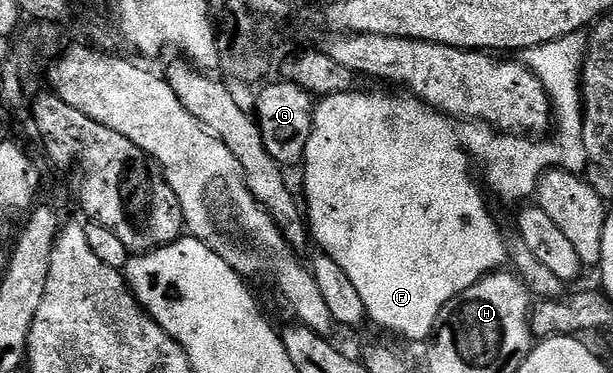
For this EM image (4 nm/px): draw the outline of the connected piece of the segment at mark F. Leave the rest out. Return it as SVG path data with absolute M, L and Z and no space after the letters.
M579 32L569 34L563 38L552 40L543 46L528 48L521 51L521 61L530 69L534 75L542 81L542 84L548 96L552 107L553 117L556 119L556 130L558 126L558 135L555 136L554 142L542 142L546 140L535 140L530 136L521 134L503 134L486 125L485 122L467 122L465 120L455 120L447 118L445 114L438 113L431 106L413 96L402 96L406 98L393 98L390 94L361 94L358 88L344 92L343 94L325 95L315 105L314 108L314 131L308 140L306 157L304 159L304 171L306 170L306 202L304 198L304 213L308 219L308 229L312 235L313 241L318 241L317 249L323 254L327 254L340 268L344 268L344 276L356 288L356 296L360 296L362 309L365 317L370 318L378 326L383 326L386 330L391 330L394 334L399 334L402 338L407 338L410 342L425 343L430 334L434 331L436 316L460 292L472 288L487 274L493 274L501 271L507 265L506 257L506 240L503 231L498 231L498 226L494 223L494 218L490 215L490 210L486 207L486 202L482 199L482 194L478 191L478 186L474 183L474 178L470 175L470 158L475 158L482 165L482 170L486 173L486 182L503 198L506 202L518 202L522 204L527 201L526 198L535 193L538 189L538 181L548 170L557 170L559 168L567 170L569 174L581 175L586 169L586 154L584 140L582 139L582 69L583 62L586 59L587 35Z

